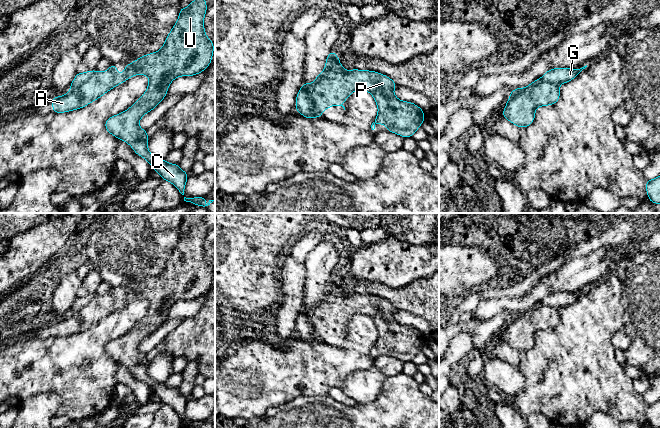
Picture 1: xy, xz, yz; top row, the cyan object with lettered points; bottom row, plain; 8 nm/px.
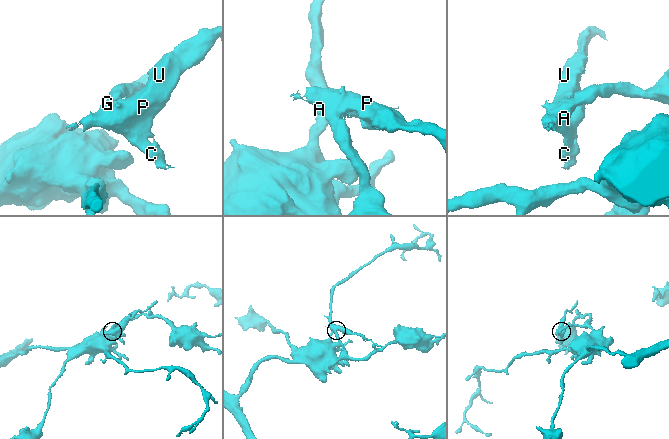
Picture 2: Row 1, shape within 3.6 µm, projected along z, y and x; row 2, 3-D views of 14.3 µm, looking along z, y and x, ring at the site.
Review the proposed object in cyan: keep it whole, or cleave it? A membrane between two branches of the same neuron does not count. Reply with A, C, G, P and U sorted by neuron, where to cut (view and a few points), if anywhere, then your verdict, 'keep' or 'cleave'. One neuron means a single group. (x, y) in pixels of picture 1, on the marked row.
groups A C P U / G; cut xz (301, 88), (308, 93), (312, 103), (321, 113); cleave

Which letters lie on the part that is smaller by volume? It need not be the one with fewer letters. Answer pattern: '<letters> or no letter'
A, C, P, U

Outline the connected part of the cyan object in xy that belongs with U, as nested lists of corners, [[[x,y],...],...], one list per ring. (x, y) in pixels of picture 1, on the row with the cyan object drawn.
[[[193,0],[188,7],[180,8],[178,21],[174,24],[168,34],[163,47],[150,54],[136,59],[124,67],[124,72],[119,75],[117,67],[112,65],[105,72],[95,73],[81,86],[70,90],[63,96],[52,96],[52,109],[55,113],[64,113],[86,107],[91,102],[99,99],[106,92],[117,85],[125,82],[130,77],[138,74],[146,75],[149,84],[146,92],[126,111],[109,117],[105,121],[106,130],[118,139],[129,144],[134,152],[143,157],[152,165],[163,180],[171,182],[179,192],[184,195],[188,173],[184,172],[178,164],[167,163],[165,159],[155,158],[148,150],[147,130],[139,127],[139,120],[148,112],[153,110],[166,96],[170,83],[180,76],[193,76],[203,72],[211,63],[214,51],[213,42],[206,36],[204,29],[204,17],[207,10],[206,0]]]

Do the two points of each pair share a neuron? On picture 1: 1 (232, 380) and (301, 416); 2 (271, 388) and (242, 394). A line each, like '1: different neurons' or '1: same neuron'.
1: different neurons
2: same neuron

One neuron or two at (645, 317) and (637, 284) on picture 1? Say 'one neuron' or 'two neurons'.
one neuron

